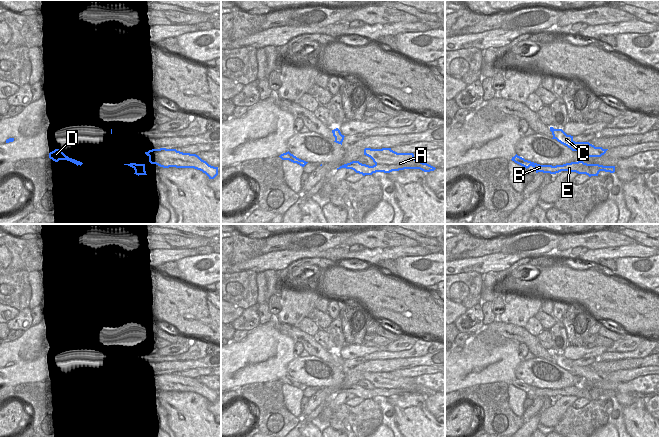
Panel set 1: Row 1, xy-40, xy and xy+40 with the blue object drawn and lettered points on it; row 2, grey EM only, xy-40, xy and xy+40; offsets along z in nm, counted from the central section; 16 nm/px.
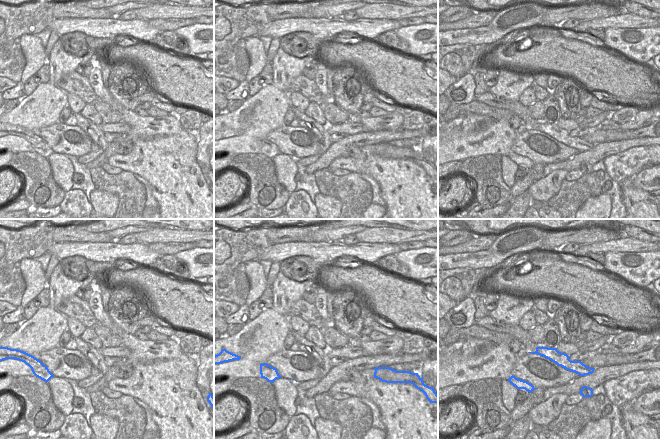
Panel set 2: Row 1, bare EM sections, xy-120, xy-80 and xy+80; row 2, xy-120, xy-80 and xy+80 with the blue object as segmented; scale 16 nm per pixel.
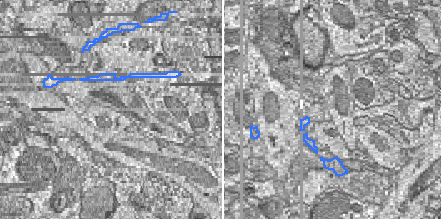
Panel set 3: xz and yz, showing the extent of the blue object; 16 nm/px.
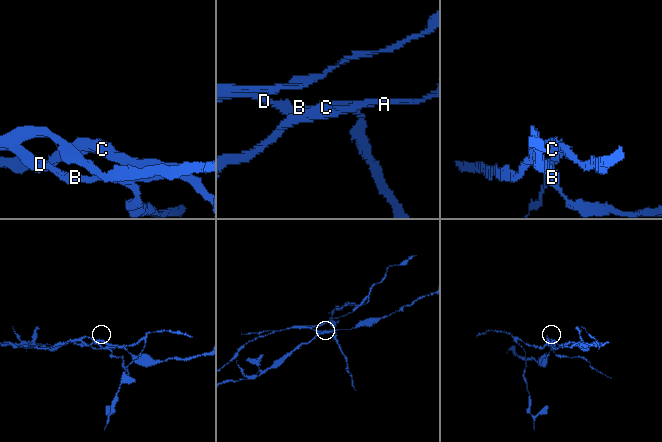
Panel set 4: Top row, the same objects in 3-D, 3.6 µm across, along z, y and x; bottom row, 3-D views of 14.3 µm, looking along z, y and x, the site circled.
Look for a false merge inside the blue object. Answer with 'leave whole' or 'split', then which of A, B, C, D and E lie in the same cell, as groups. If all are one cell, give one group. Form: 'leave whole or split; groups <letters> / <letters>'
split; groups A C / B D E

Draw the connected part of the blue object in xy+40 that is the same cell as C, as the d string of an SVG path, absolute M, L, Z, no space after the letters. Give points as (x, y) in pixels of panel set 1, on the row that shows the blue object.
M550 127L550 131L553 135L552 139L556 139L572 151L580 152L587 157L601 157L608 150L603 149L602 147L595 147L589 142L575 142L573 136L567 135L562 129L554 129L553 127Z

